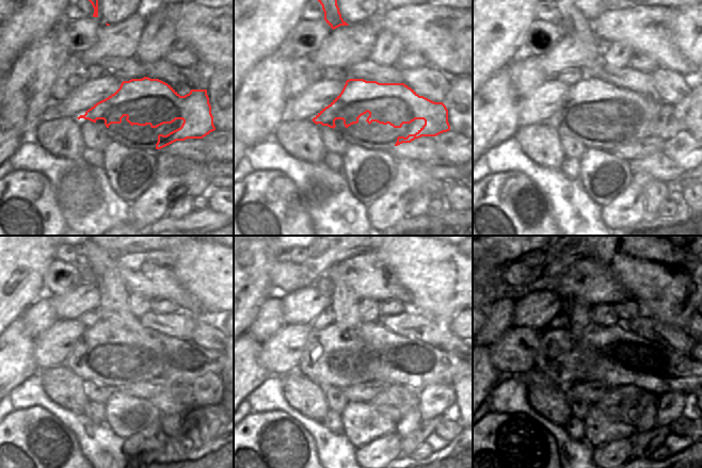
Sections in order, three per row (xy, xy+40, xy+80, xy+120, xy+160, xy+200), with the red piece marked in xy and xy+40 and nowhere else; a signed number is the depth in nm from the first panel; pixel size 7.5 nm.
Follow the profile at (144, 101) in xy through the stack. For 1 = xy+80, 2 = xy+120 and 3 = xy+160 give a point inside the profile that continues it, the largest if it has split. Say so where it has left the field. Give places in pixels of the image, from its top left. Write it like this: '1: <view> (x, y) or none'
1: xy+80 (584, 101)
2: xy+120 (101, 344)
3: xy+160 (334, 345)

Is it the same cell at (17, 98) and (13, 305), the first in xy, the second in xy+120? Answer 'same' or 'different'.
different

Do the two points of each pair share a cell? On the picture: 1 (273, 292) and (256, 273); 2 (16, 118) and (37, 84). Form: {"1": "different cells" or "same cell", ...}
{"1": "different cells", "2": "same cell"}

